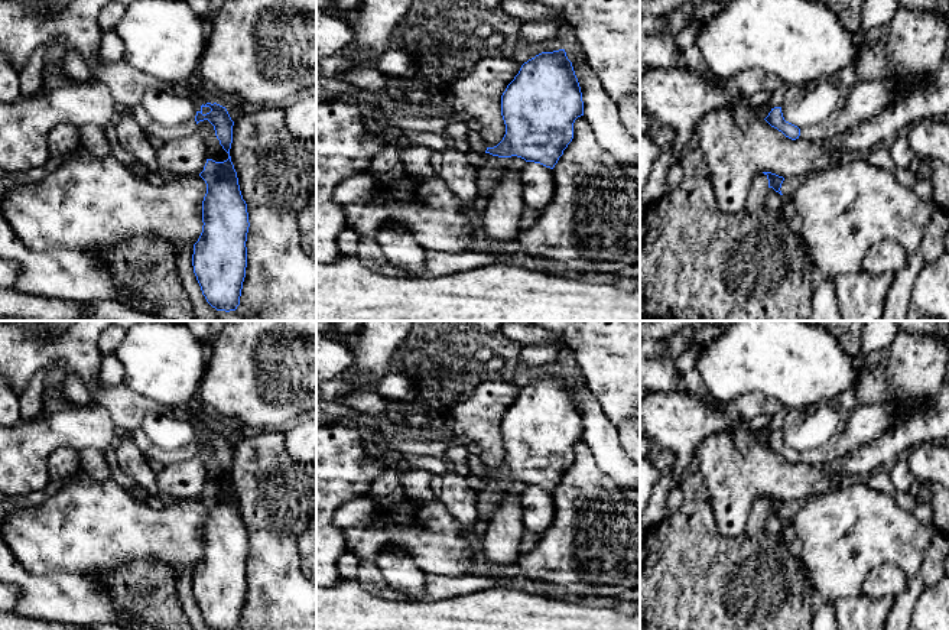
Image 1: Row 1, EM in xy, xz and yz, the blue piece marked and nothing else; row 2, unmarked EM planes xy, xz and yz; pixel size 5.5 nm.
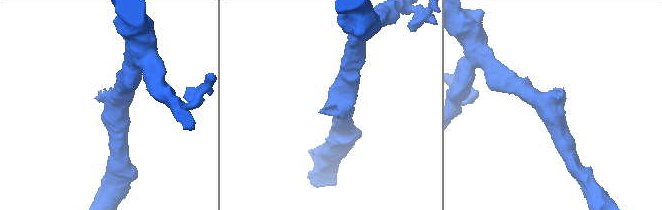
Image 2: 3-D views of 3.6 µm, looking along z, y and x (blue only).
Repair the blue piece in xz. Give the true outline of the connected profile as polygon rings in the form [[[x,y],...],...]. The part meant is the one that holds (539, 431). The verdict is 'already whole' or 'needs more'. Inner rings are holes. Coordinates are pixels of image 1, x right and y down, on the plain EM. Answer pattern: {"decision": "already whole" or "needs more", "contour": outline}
{"decision": "needs more", "contour": [[[565,373],[542,376],[521,389],[501,419],[501,439],[506,448],[503,464],[494,471],[487,471],[482,487],[474,490],[478,517],[488,523],[503,504],[504,481],[517,480],[553,493],[572,465],[573,446],[584,439],[584,425]]]}

